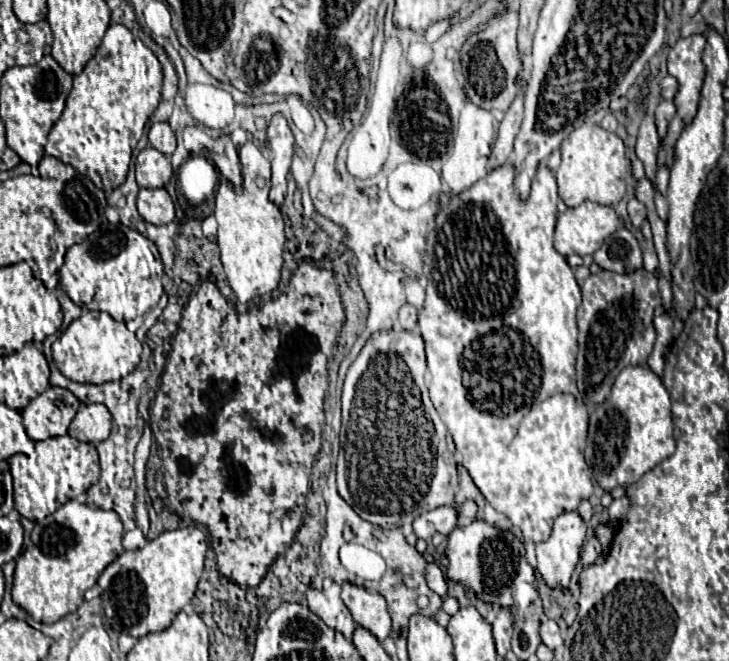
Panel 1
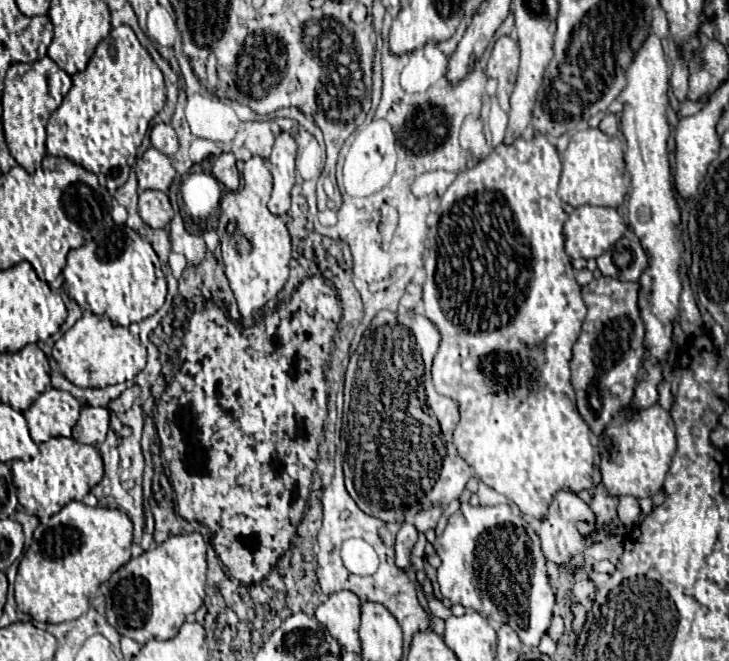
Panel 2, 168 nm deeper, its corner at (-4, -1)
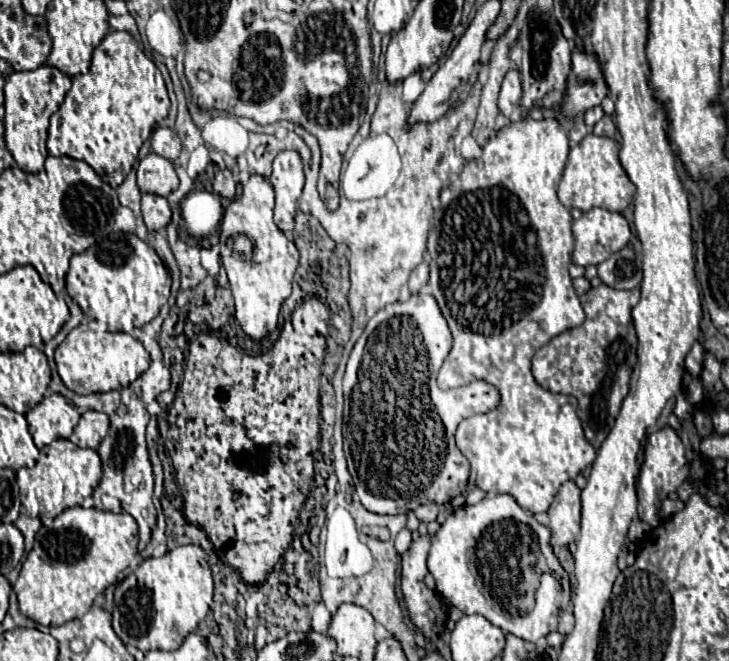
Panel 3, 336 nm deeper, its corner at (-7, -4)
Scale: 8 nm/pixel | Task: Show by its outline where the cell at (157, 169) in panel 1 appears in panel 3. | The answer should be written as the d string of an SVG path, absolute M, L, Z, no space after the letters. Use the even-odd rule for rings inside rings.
M149 153L139 161L137 185L141 193L155 193L167 197L179 187L173 163L157 153Z

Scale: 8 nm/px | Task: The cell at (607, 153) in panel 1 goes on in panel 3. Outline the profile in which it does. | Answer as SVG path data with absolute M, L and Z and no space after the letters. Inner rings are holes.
M589 133L579 145L571 147L569 161L559 183L559 201L567 209L577 207L581 211L589 211L593 207L605 207L617 213L625 211L635 195L635 185L629 181L619 163L619 149L621 145L615 139L599 137L593 133Z

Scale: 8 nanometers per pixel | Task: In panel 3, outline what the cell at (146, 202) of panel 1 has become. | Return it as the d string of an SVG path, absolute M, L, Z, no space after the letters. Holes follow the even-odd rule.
M143 195L141 211L143 211L143 219L145 219L145 225L149 231L165 229L167 223L171 221L169 203L161 195Z

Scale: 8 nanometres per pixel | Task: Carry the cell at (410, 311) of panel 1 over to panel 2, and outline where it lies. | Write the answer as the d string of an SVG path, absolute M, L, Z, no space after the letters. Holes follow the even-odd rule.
M411 283L402 297L402 306L406 306L408 310L422 314L424 313L422 296L422 288L415 283Z

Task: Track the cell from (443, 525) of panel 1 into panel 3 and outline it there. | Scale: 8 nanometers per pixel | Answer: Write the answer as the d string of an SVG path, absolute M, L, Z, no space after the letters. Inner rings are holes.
M427 503L427 505L421 505L415 509L415 517L423 523L431 523L437 519L437 505L435 503Z

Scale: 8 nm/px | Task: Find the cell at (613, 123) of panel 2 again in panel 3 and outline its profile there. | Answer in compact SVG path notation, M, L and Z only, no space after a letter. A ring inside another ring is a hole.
M605 115L605 117L603 117L603 119L601 119L597 125L595 125L593 133L595 133L595 135L603 135L603 137L615 137L617 127L615 127L613 119L611 119L609 115Z

